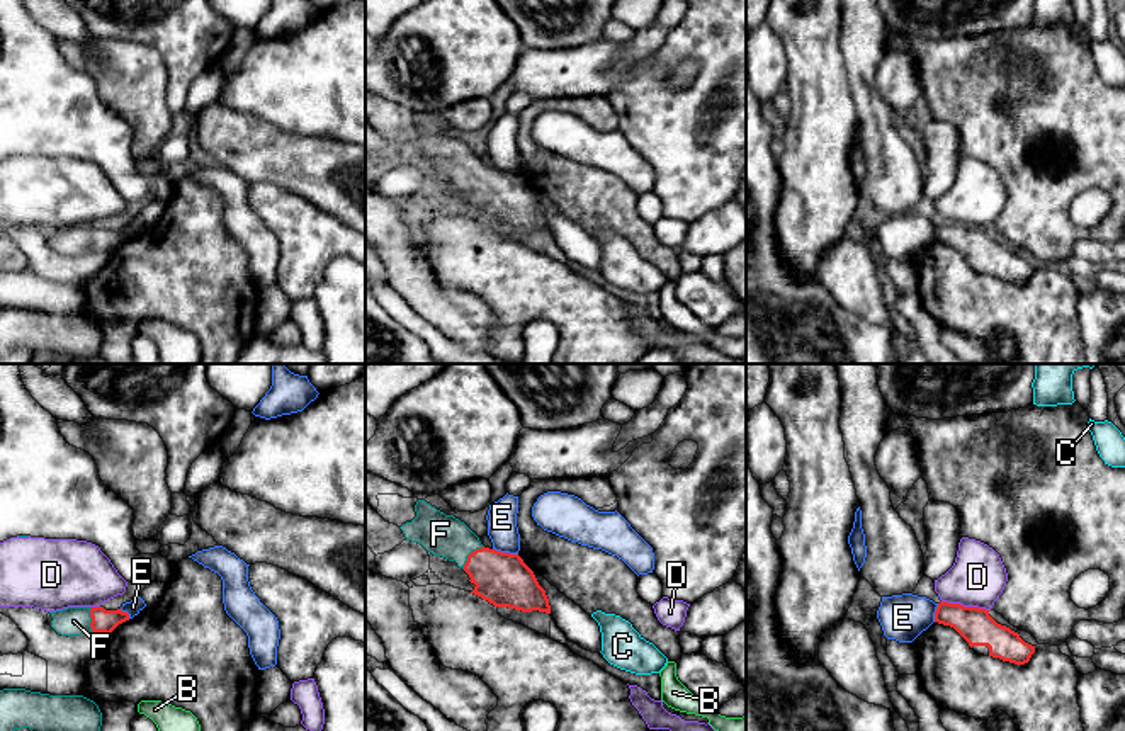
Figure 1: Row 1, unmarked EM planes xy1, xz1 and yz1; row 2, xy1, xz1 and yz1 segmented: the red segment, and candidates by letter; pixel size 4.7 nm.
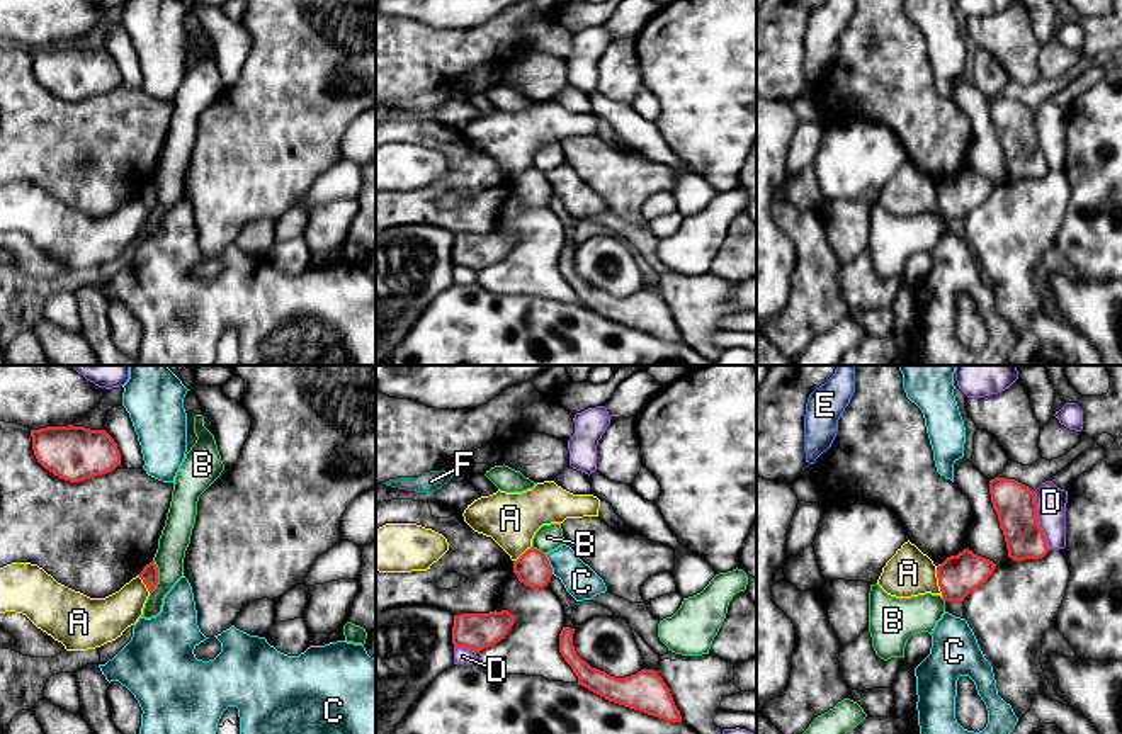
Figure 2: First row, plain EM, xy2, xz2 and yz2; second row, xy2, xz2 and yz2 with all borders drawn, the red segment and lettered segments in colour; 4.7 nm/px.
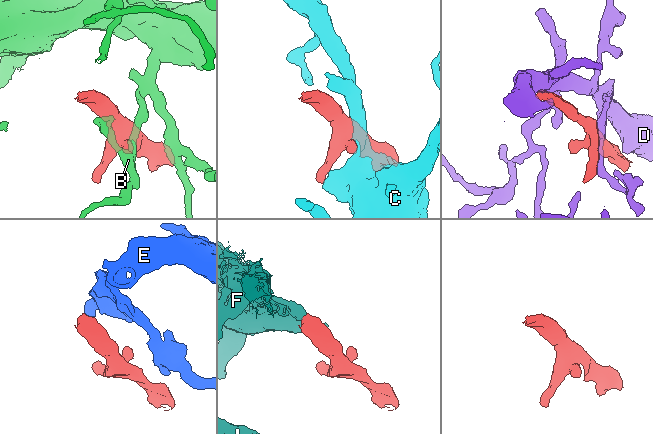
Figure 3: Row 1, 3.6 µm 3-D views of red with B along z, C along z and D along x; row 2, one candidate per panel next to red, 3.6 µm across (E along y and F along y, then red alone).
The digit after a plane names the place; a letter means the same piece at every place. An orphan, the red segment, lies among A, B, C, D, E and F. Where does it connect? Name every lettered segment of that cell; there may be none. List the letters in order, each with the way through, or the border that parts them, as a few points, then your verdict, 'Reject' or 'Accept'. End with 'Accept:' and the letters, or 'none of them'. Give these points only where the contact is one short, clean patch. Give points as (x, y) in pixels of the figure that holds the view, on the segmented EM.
A: Boundary: yz2 (935, 566), (942, 595). Reject
B: Boundary: xy2 (153, 559), (157, 585), (150, 593). Reject
C: Reject
D: Reject
E: Boundary: xz1 (493, 548), (517, 555). Reject
F: Path across: xz1 (502, 578), (469, 555), (456, 541), (440, 534). Accept
Accept: F

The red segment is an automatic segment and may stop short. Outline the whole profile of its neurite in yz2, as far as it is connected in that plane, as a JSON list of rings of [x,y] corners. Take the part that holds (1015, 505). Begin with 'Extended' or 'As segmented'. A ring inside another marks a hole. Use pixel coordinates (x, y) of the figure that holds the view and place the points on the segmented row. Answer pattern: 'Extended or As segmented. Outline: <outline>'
As segmented. Outline: [[[998,476],[989,481],[989,494],[1005,535],[1008,557],[1013,561],[1042,559],[1051,549],[1039,527],[1034,489]]]

